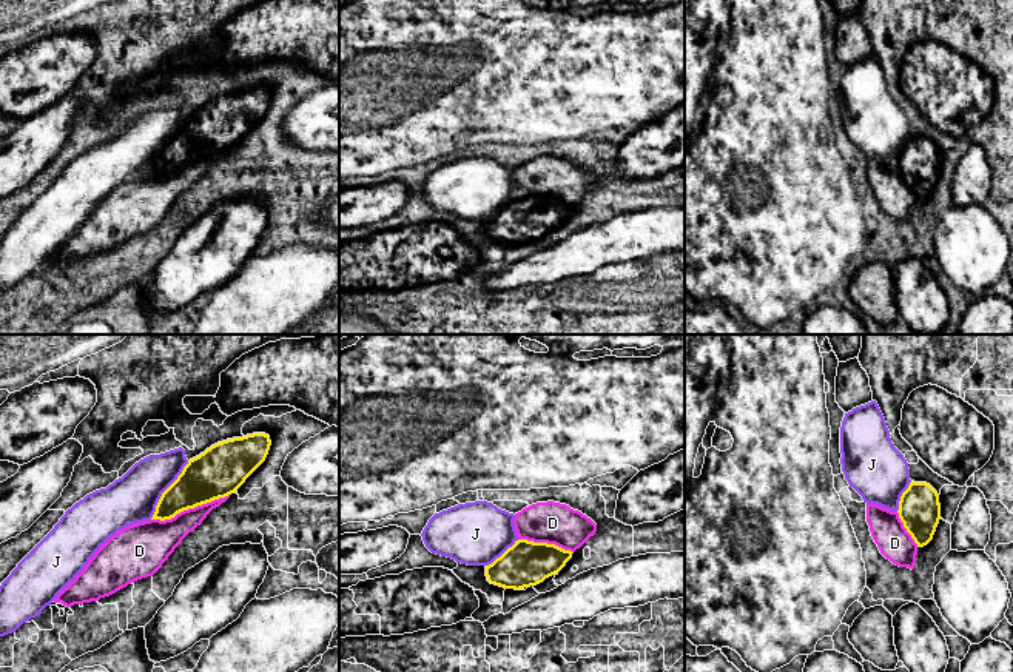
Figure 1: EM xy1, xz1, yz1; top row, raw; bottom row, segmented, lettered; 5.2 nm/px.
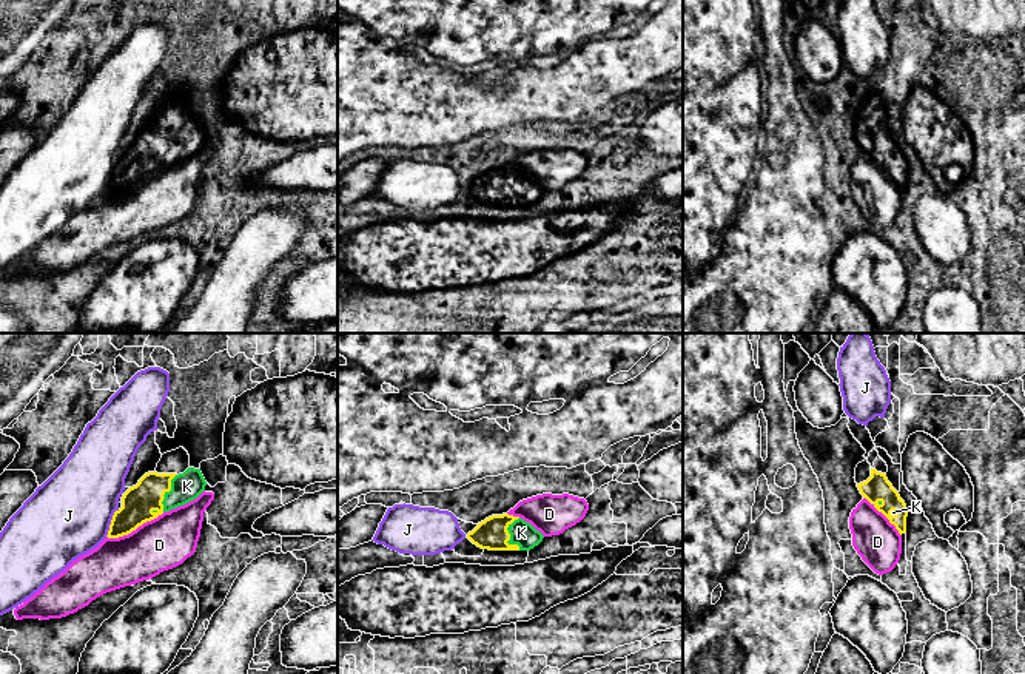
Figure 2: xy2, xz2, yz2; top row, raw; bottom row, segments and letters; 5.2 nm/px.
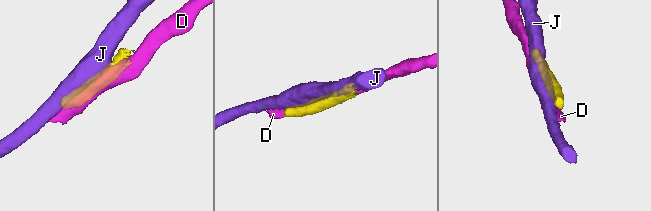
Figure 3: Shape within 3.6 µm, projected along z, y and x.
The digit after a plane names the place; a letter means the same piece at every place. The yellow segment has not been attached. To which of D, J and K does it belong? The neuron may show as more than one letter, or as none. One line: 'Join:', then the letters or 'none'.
Join: K

